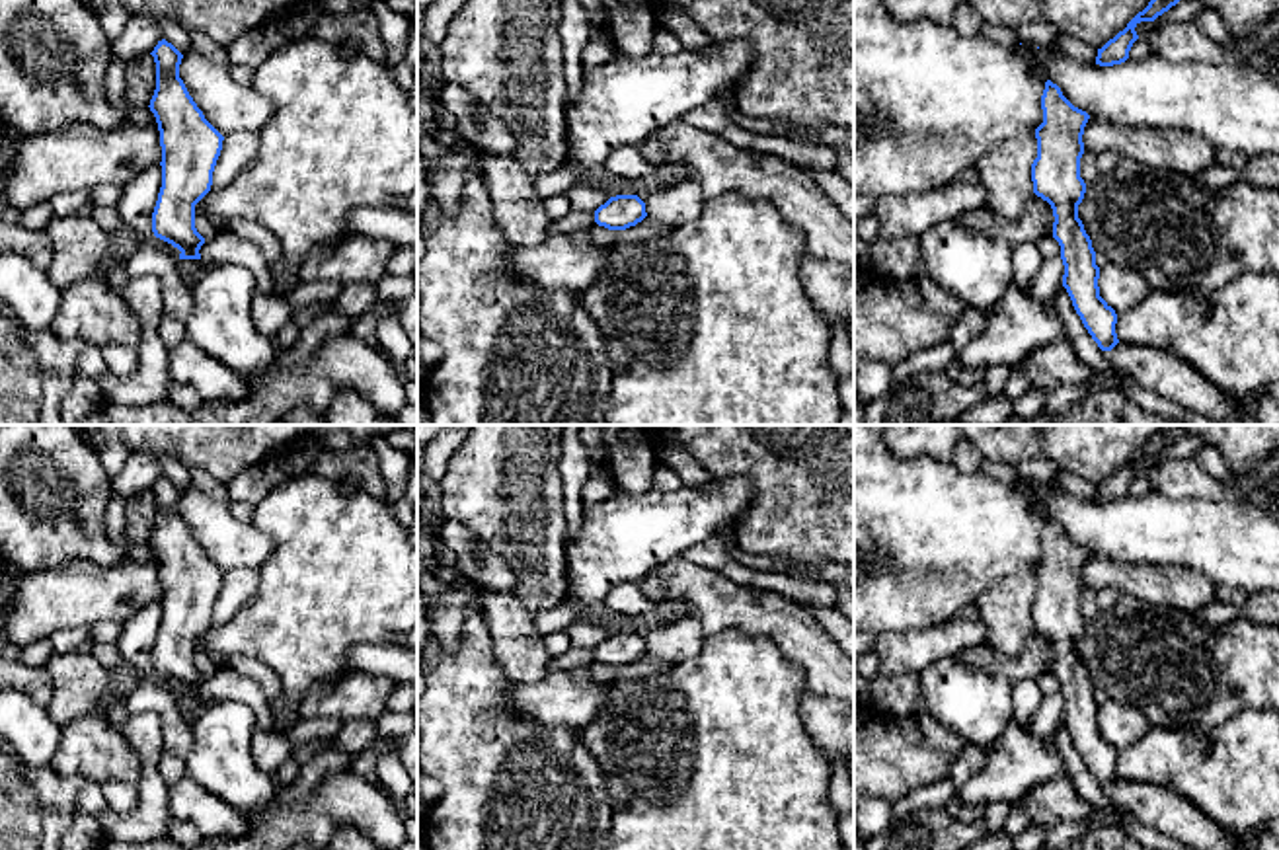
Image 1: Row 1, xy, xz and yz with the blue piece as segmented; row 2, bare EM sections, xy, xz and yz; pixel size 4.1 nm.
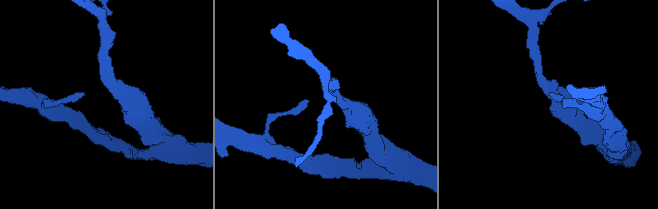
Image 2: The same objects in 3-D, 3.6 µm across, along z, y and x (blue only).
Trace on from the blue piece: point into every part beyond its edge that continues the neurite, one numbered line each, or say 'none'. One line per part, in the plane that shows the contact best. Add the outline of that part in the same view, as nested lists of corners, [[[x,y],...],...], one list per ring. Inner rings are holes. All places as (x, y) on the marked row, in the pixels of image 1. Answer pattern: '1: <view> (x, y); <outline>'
none

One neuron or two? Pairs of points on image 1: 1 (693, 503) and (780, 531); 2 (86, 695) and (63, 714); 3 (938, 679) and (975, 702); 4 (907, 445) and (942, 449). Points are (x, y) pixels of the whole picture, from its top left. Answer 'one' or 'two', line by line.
1: two
2: one
3: one
4: one

